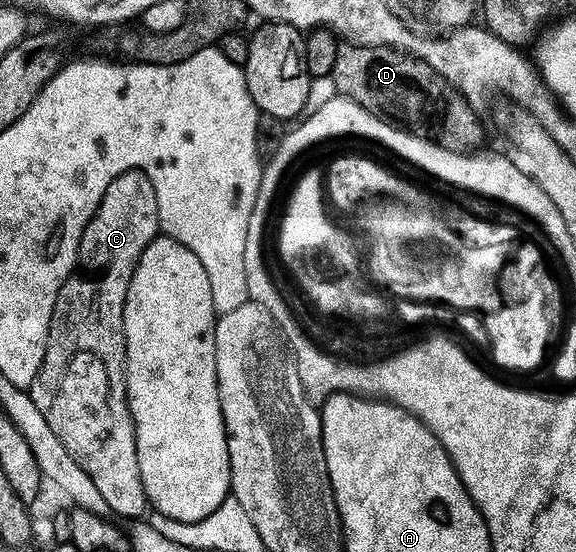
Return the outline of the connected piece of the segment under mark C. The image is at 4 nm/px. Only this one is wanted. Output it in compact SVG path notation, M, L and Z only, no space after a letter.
M140 168L120 172L111 186L107 186L97 212L83 230L77 267L63 282L55 310L51 314L43 366L39 366L39 374L35 374L33 383L27 389L39 414L47 418L47 426L51 426L59 442L63 442L67 454L71 454L71 458L75 458L75 462L87 470L91 482L99 486L99 494L103 494L110 513L137 516L133 518L146 515L147 501L139 474L135 426L129 413L129 399L125 389L123 306L127 302L127 286L131 286L135 266L143 250L147 250L149 243L159 235L160 227L157 195L155 186L151 186L151 178L147 178L147 174Z

